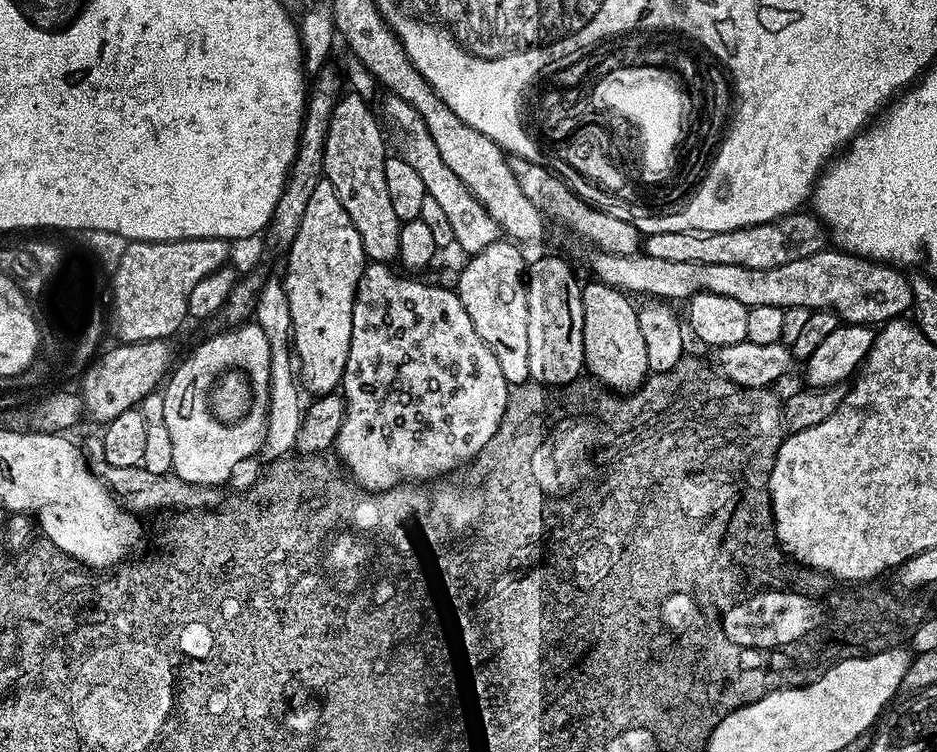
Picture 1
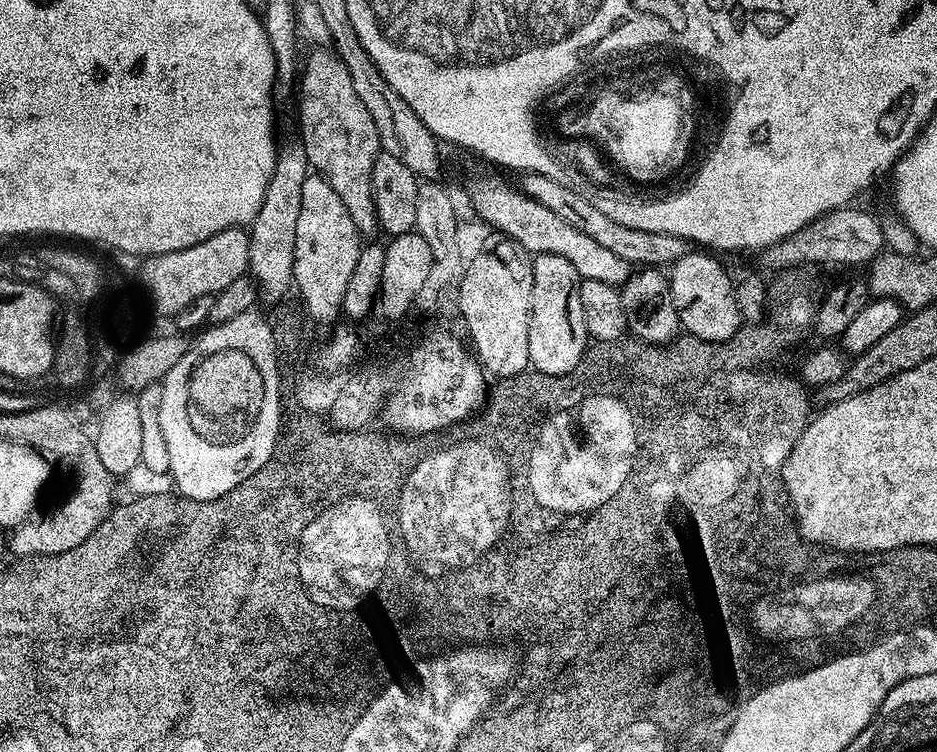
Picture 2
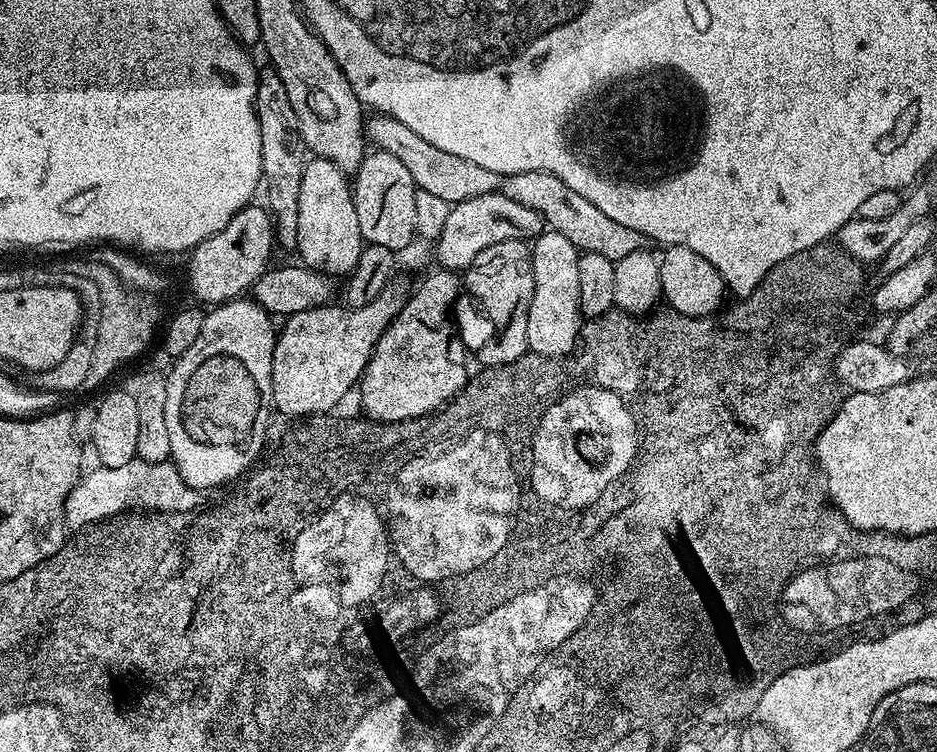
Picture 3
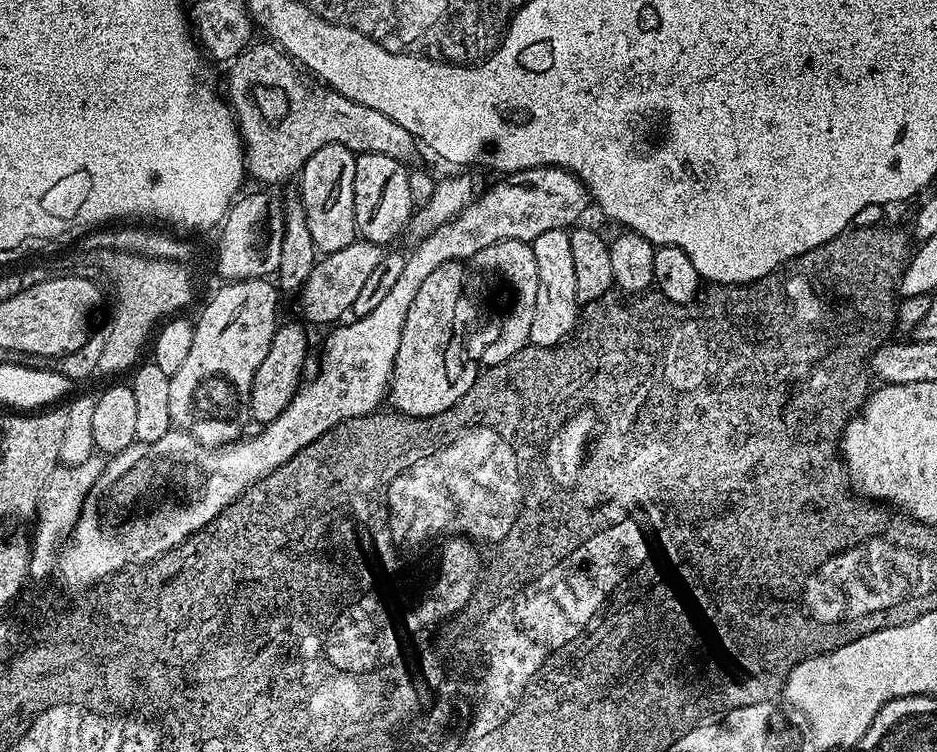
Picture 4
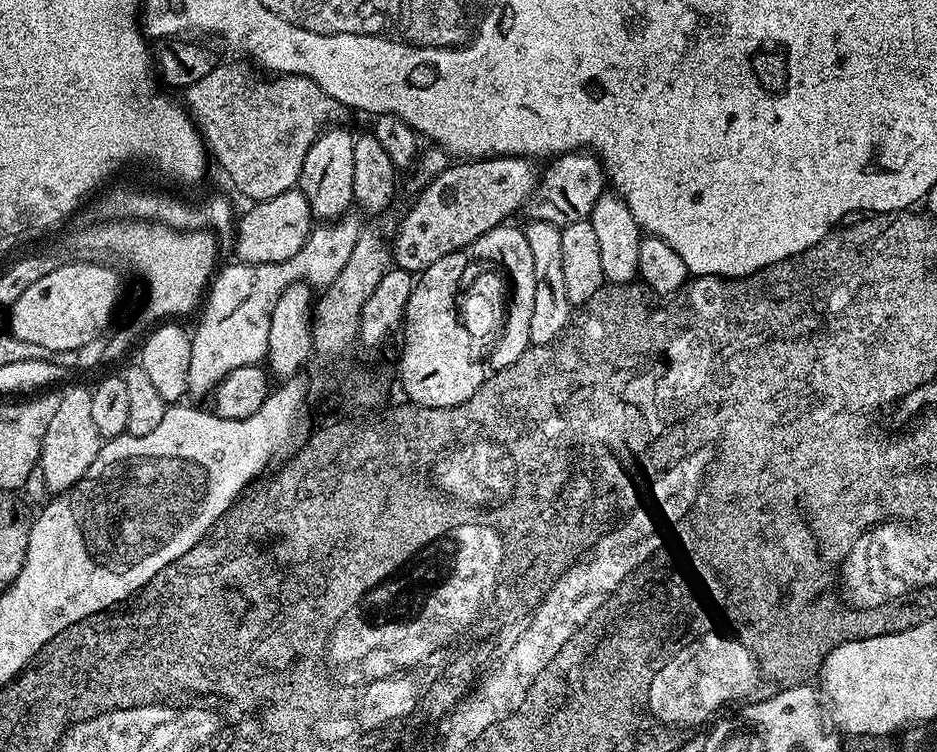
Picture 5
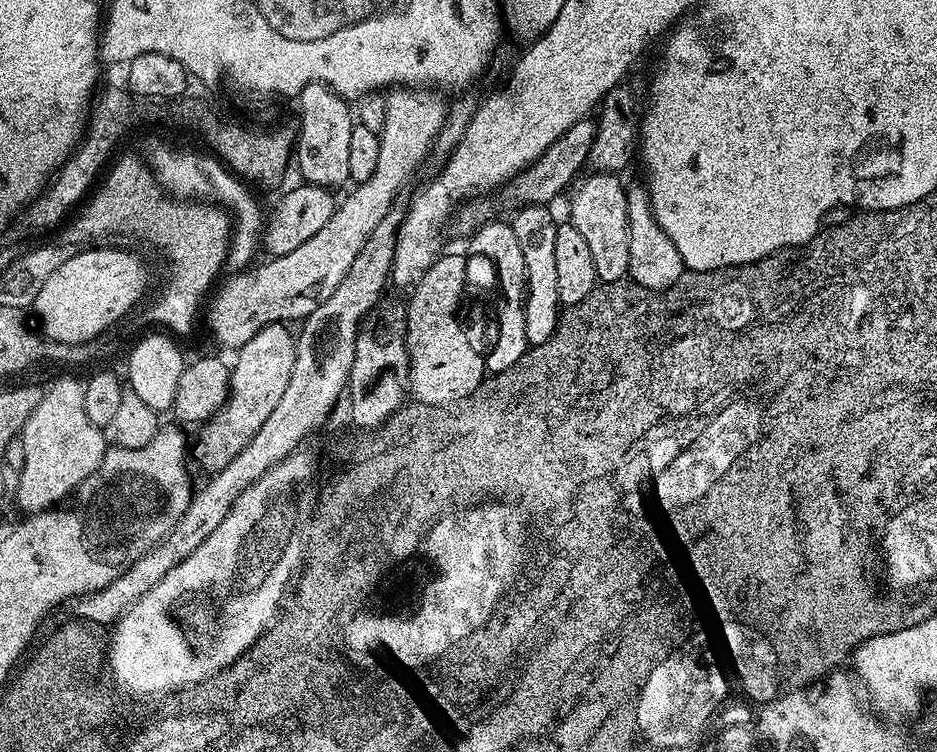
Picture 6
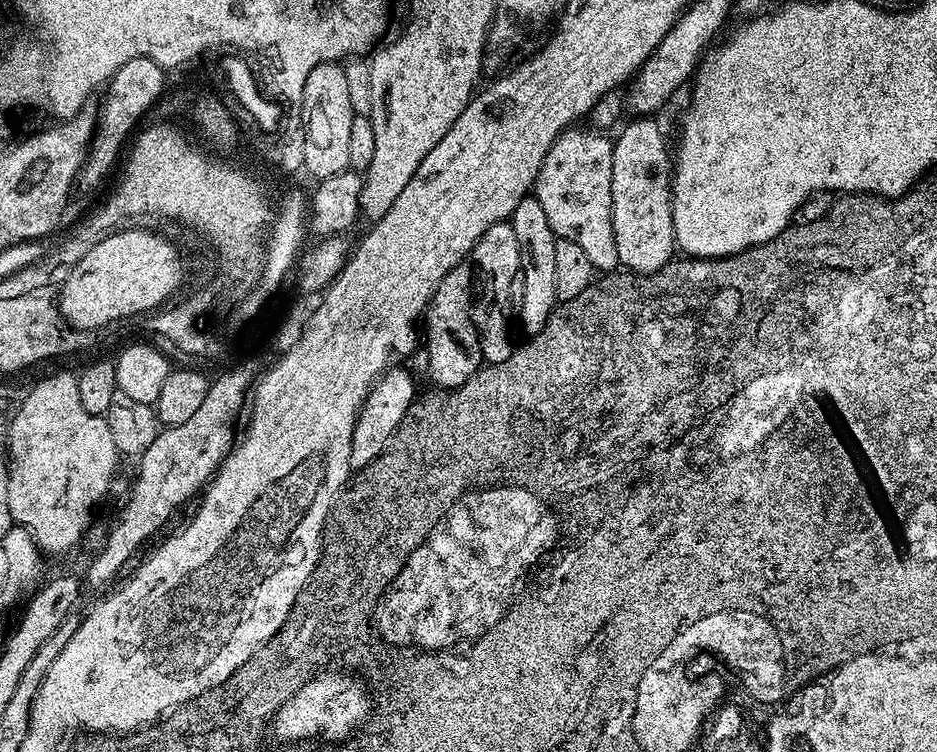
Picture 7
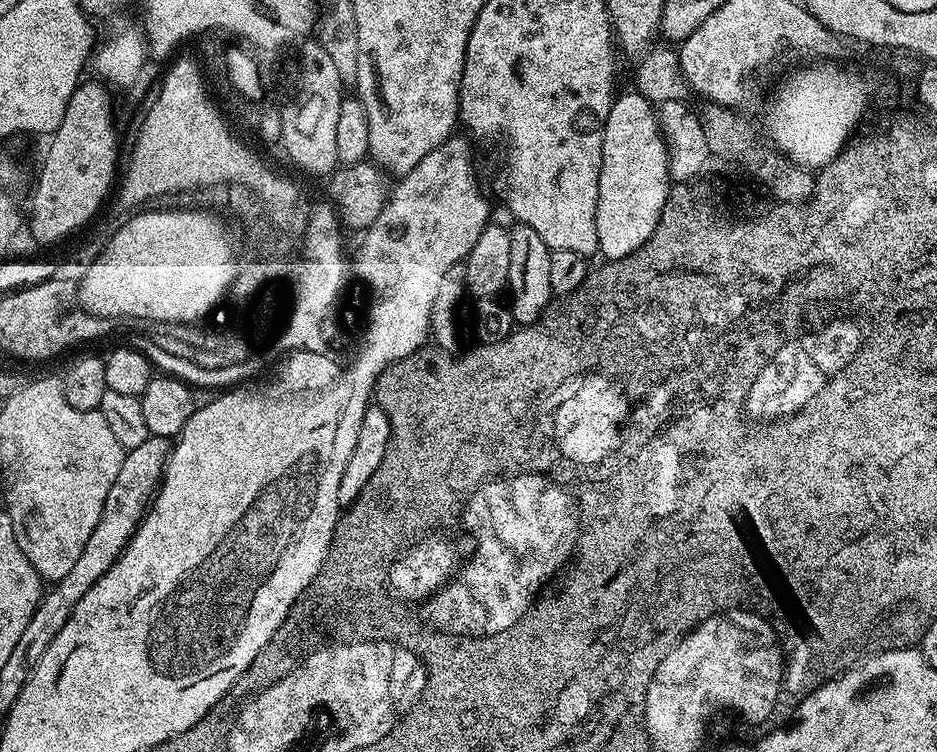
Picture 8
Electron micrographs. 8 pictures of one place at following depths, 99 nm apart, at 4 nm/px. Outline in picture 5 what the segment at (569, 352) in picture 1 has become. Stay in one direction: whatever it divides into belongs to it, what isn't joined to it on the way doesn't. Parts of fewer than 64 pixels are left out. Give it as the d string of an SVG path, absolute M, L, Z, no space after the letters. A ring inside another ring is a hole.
M528 220L523 225L530 255L534 258L534 314L530 317L530 341L532 344L548 344L564 333L573 315L574 305L566 298L566 281L562 274L561 225Z

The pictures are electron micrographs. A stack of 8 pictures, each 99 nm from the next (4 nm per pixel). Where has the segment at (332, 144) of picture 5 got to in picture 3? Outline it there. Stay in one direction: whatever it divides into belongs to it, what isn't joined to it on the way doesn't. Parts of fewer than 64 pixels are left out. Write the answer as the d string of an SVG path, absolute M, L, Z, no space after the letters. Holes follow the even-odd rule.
M319 158L309 159L302 174L302 190L298 190L298 242L296 252L299 263L316 272L323 272L329 278L347 277L355 268L361 250L365 247L362 234L358 230L358 210L354 210L352 186L349 177L334 162Z

